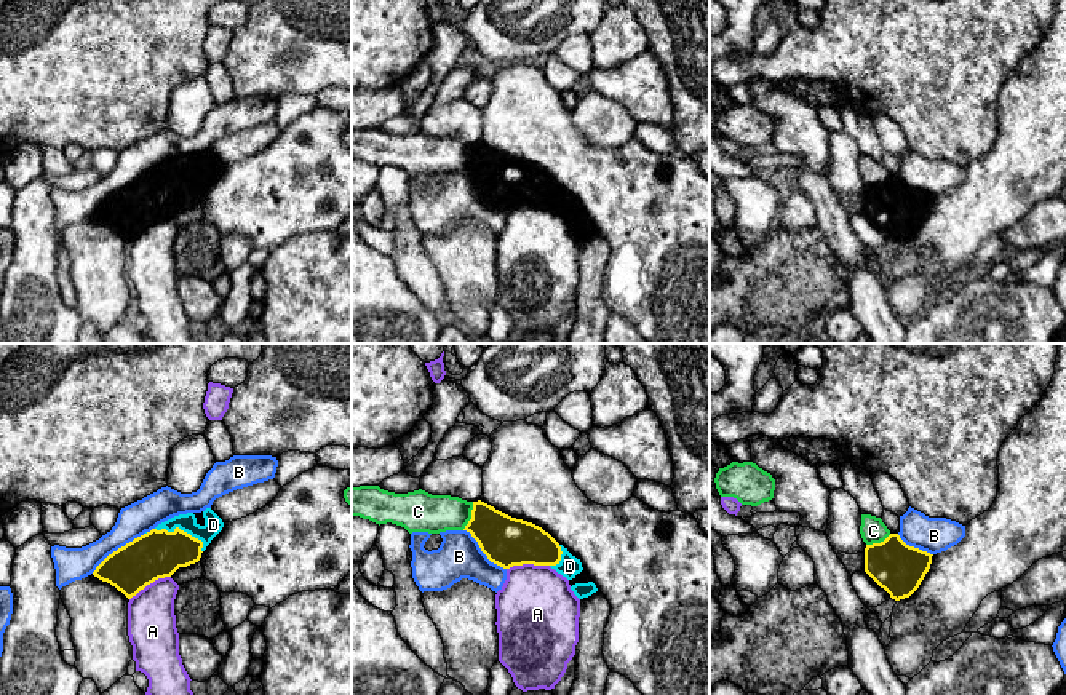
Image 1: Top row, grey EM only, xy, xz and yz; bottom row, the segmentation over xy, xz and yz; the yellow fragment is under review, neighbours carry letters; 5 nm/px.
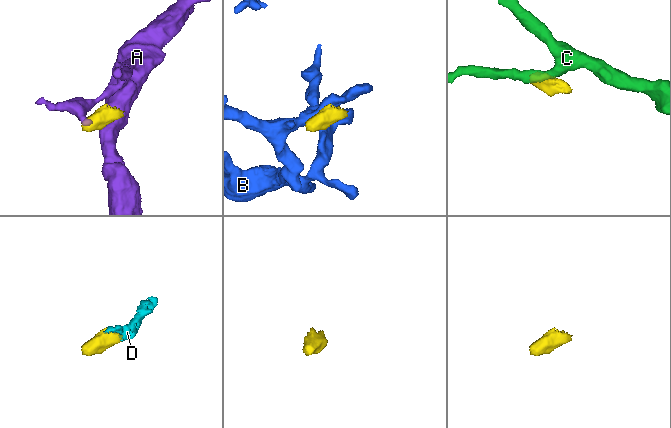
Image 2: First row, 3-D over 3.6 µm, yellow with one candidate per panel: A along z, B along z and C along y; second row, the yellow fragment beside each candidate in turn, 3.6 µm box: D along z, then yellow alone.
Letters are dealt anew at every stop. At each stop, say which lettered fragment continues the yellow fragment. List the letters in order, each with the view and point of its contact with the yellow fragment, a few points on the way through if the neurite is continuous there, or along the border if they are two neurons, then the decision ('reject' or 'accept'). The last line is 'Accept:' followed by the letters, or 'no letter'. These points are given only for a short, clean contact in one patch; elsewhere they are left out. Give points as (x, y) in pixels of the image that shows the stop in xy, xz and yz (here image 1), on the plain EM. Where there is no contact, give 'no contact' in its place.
A: meets yellow in xz at (528, 205); border along xz (548, 206), (513, 206), (507, 211); reject
B: meets yellow in xy at (119, 190); reject
C: meets yellow in xz at (472, 158); border along xz (473, 144), (470, 162), (462, 171); reject
D: meets yellow in xy at (182, 173); runs through xy (155, 197), (182, 173), (206, 173), (213, 166); accept
Accept: D

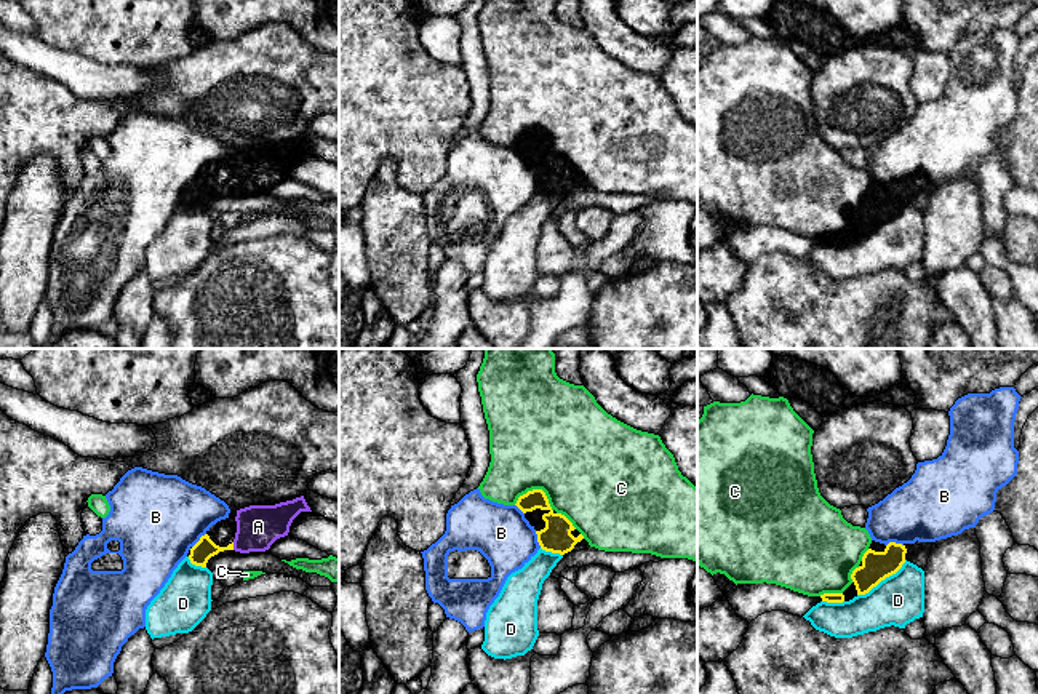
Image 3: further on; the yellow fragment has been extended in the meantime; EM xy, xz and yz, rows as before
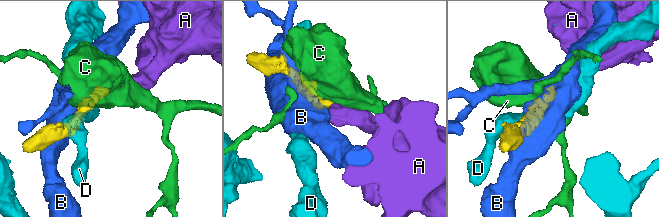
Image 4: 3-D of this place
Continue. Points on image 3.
A: meets yellow in xy at (232, 187); runs through xy (205, 189), (232, 187), (240, 186), (258, 168); accept
B: meets yellow in xy at (197, 184); reject
C: meets yellow in xz at (538, 131); border along xz (514, 146), (528, 133), (541, 131), (552, 152); reject
D: meets yellow in yz at (882, 221); reject
Accept: A

